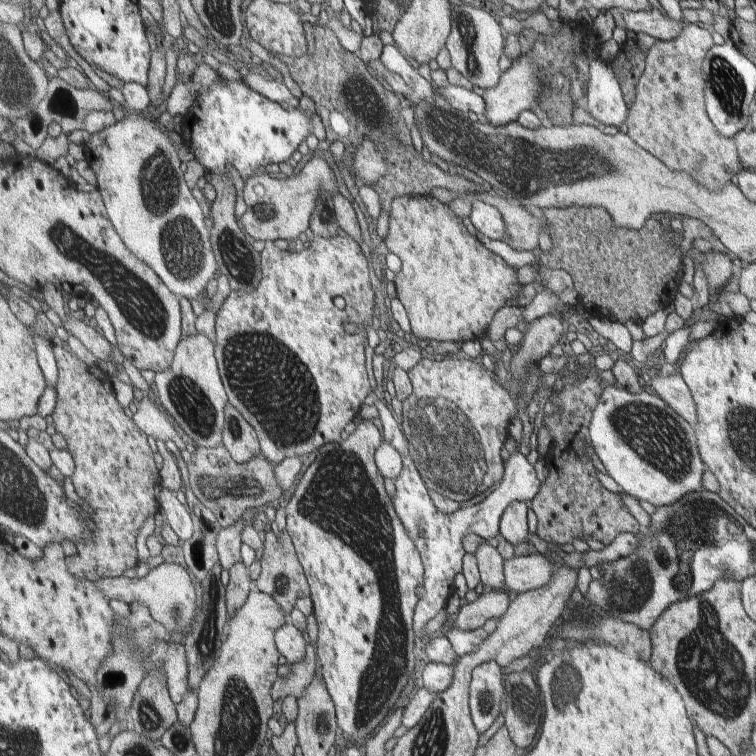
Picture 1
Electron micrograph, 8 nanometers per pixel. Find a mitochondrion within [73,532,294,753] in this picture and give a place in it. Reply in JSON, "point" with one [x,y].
{"point":[148,710]}

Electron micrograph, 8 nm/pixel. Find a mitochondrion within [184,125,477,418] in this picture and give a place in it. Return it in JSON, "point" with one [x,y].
{"point":[241,268]}

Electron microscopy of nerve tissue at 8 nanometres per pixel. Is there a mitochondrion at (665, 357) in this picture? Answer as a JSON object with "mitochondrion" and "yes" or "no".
{"mitochondrion":"no"}

